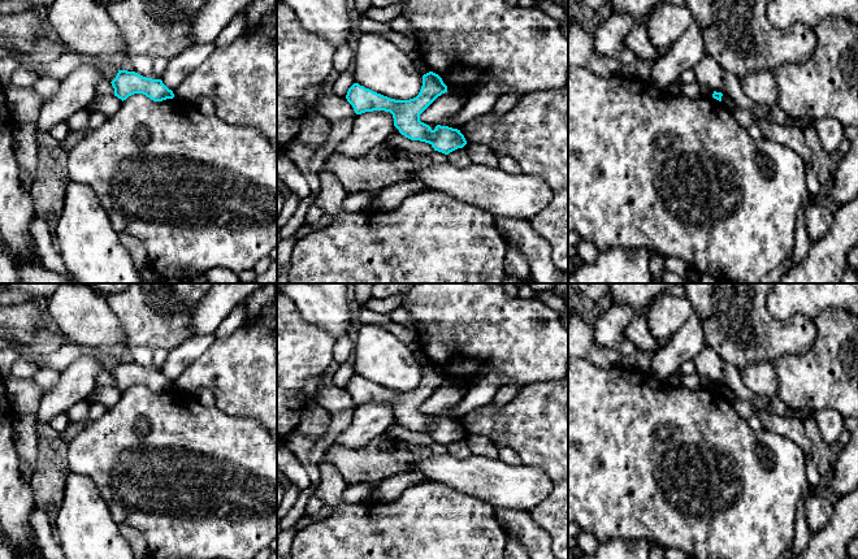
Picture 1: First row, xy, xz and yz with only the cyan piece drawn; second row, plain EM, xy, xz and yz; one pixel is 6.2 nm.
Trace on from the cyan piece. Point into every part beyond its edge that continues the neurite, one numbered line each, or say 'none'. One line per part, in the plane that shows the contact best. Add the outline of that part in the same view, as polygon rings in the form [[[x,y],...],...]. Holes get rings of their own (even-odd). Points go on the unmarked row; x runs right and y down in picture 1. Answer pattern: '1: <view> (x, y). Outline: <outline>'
none

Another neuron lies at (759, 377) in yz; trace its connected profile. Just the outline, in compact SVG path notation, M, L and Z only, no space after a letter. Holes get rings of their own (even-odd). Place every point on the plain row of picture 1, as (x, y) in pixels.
M749 363L740 369L740 377L751 393L766 398L777 396L779 382L774 363Z

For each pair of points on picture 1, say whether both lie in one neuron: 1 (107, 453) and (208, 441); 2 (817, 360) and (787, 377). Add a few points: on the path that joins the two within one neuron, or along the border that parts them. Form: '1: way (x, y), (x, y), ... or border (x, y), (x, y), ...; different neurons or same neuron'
1: way (130, 424), (137, 411), (144, 411), (180, 438); same neuron
2: way (809, 368), (800, 377), (794, 377); same neuron

